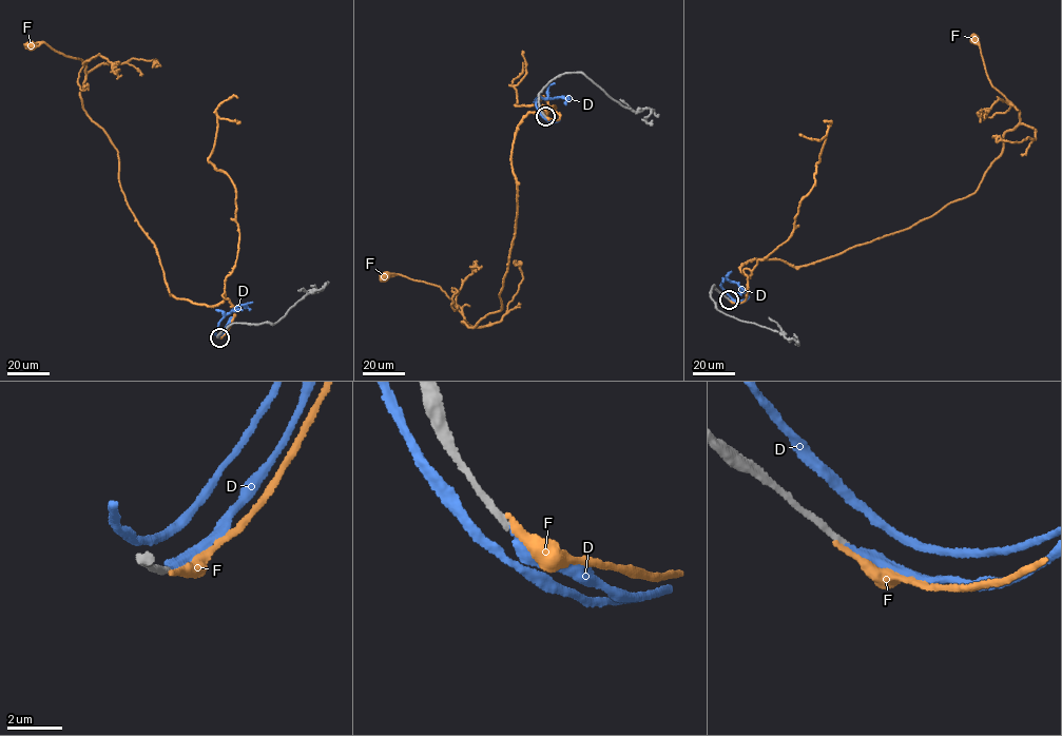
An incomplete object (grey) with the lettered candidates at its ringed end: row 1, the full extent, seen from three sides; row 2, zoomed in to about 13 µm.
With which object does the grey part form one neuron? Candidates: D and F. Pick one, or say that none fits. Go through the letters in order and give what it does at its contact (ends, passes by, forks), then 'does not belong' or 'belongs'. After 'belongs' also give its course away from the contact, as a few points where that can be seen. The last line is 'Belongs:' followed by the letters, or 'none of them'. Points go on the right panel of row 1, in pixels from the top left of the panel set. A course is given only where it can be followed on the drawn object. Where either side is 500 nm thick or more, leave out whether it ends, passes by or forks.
D: it ends; belongs; course (729, 299), (739, 303), (747, 298), (732, 298), (721, 287), (722, 281), (737, 283), (741, 292), (737, 292)
F: it ends; does not belong
Belongs: D

